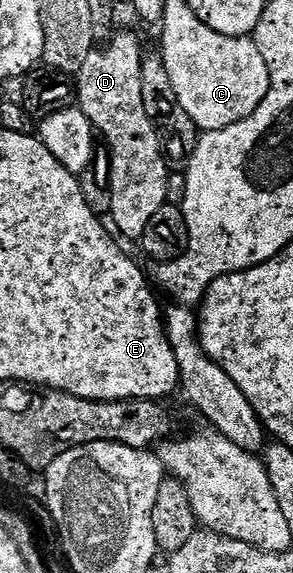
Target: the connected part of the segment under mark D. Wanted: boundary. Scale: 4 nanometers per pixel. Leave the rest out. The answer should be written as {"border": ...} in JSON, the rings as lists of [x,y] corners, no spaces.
{"border":[[[123,32],[111,40],[111,45],[104,52],[92,50],[89,58],[85,58],[85,66],[77,73],[77,104],[89,118],[91,127],[100,137],[103,136],[105,147],[111,153],[111,210],[109,220],[112,220],[129,239],[142,241],[145,226],[149,226],[153,214],[168,203],[167,167],[169,161],[163,154],[163,146],[159,142],[159,129],[156,128],[153,117],[148,114],[145,98],[141,90],[143,81],[143,62],[145,51],[139,45],[139,40],[131,32]]]}

